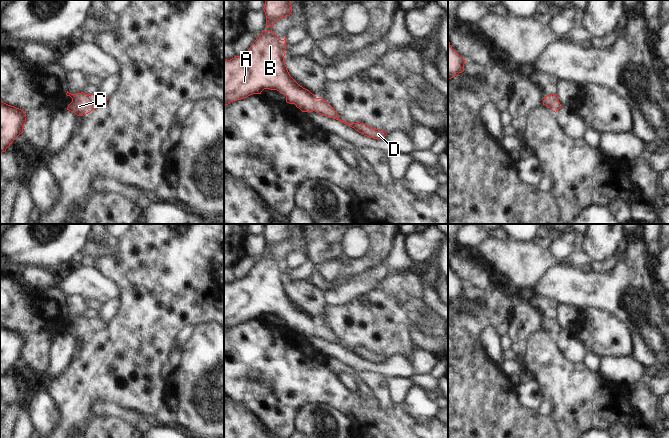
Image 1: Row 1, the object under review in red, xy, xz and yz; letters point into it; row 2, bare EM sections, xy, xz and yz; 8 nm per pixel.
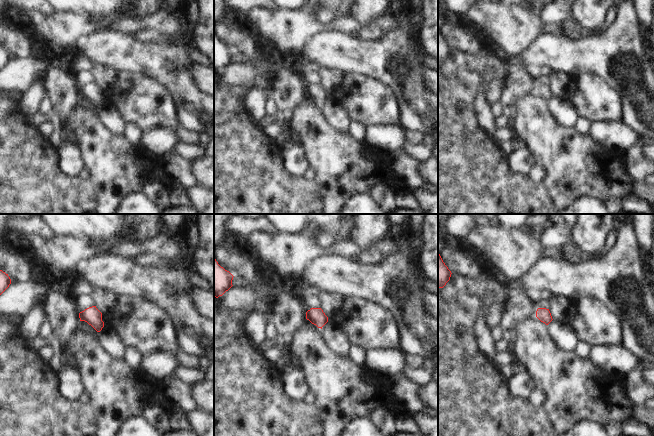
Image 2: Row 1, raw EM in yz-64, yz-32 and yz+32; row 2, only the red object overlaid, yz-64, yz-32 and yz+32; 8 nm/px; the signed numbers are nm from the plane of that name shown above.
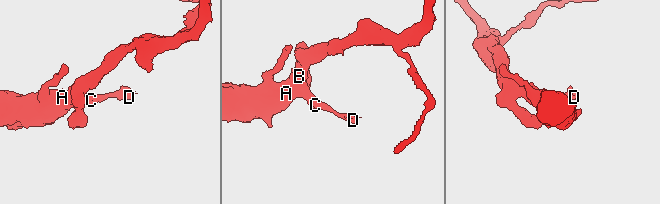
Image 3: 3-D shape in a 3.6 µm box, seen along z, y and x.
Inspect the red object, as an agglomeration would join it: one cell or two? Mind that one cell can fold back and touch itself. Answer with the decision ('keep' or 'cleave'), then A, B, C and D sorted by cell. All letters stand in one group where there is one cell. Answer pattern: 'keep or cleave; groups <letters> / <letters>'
keep; groups A B C D

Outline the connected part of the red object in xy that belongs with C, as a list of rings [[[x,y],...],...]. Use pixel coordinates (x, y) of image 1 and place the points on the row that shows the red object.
[[[67,91],[67,96],[72,98],[72,102],[68,105],[67,110],[73,112],[77,116],[84,116],[93,109],[97,109],[106,104],[108,98],[100,94],[85,94],[84,92],[71,94]]]

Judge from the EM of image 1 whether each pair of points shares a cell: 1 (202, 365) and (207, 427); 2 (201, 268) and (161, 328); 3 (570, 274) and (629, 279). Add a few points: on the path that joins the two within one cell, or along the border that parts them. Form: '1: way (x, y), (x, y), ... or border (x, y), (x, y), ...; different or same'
1: way (196, 380), (187, 399), (195, 412); same
2: way (191, 283), (191, 287), (174, 304), (171, 313); same
3: way (585, 282), (614, 282); same

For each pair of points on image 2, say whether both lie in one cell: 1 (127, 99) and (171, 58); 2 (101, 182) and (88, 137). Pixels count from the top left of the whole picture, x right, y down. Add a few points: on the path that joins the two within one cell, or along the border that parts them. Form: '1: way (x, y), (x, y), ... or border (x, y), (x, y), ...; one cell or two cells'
1: border (128, 71), (143, 72), (162, 82), (170, 91); two cells
2: way (101, 171), (101, 151), (99, 148); one cell

